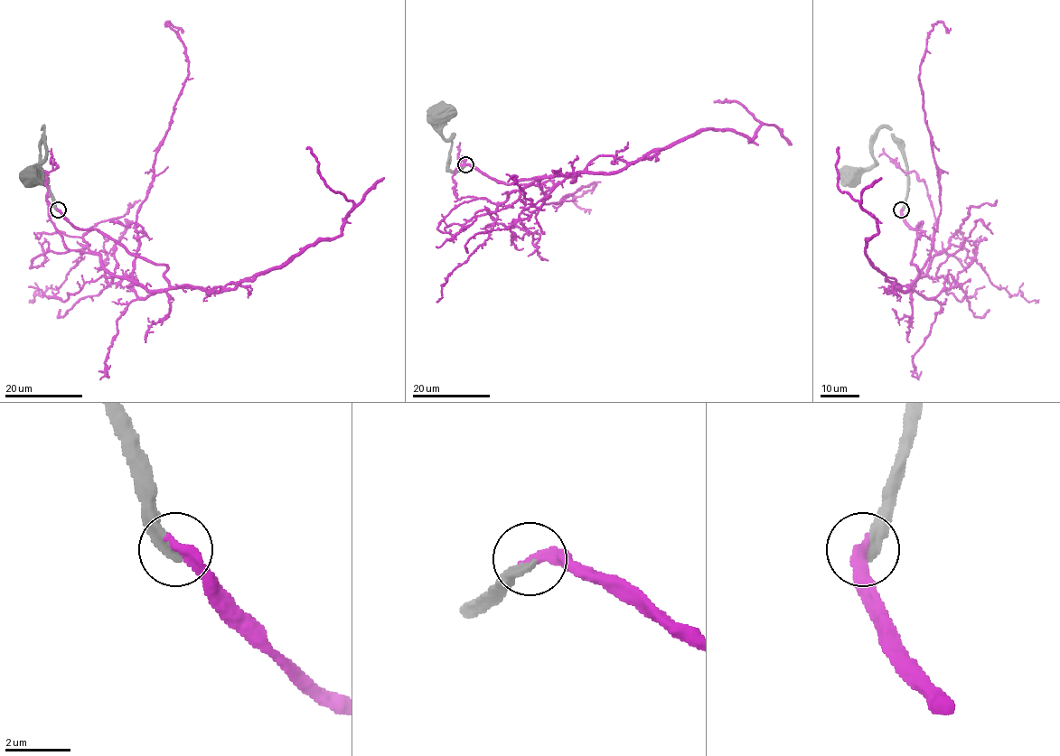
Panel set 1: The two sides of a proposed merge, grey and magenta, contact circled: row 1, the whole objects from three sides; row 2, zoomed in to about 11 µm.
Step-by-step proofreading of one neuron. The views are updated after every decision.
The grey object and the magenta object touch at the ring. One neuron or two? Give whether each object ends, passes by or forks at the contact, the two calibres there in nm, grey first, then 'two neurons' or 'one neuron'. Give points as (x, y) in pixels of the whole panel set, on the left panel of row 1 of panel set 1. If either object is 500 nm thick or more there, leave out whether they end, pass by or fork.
grey ends there; magenta ends there; 360 nm thick on the grey side, 380 nm on the other; one neuron

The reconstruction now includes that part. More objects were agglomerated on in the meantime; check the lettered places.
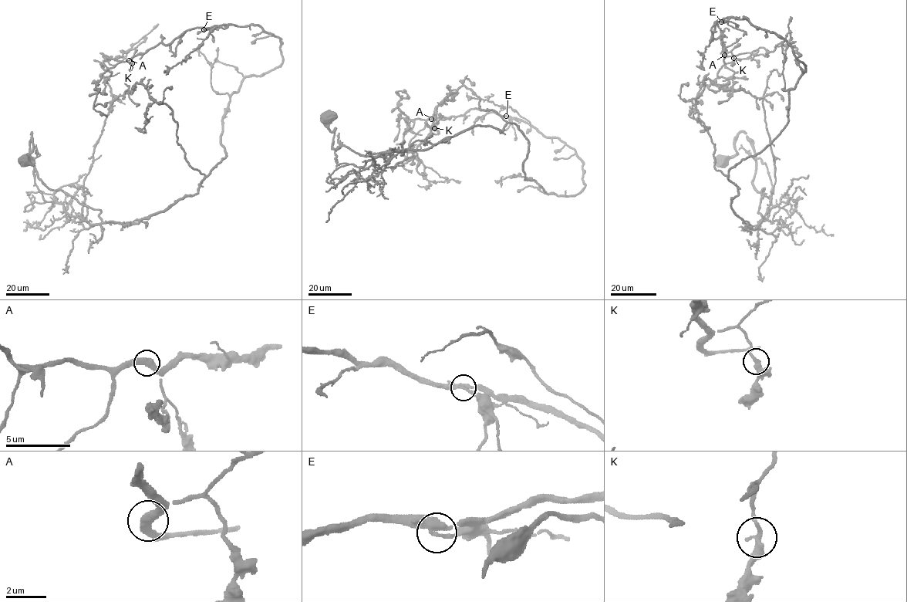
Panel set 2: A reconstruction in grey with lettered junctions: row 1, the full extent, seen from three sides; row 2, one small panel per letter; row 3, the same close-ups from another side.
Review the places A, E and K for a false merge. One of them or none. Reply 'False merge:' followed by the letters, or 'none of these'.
False merge: none of these

